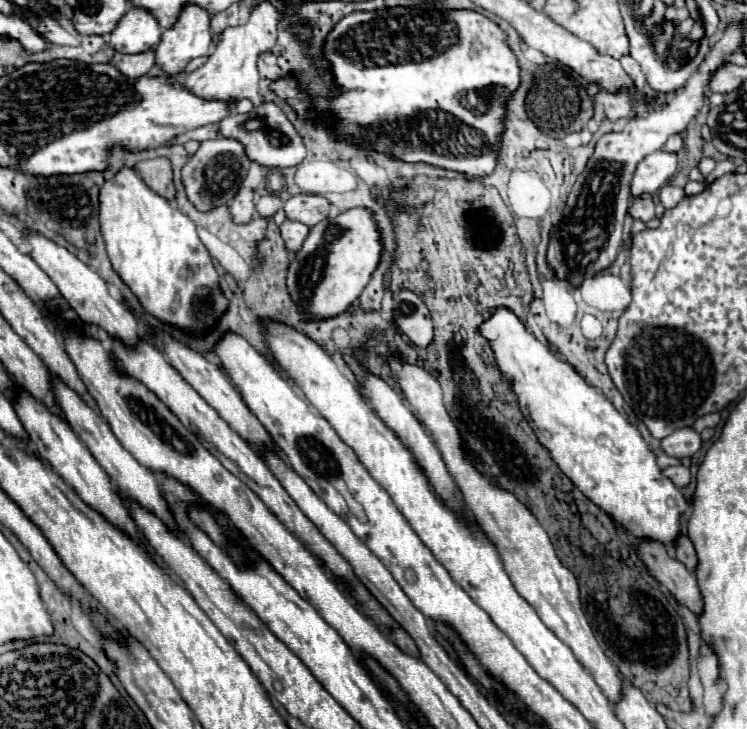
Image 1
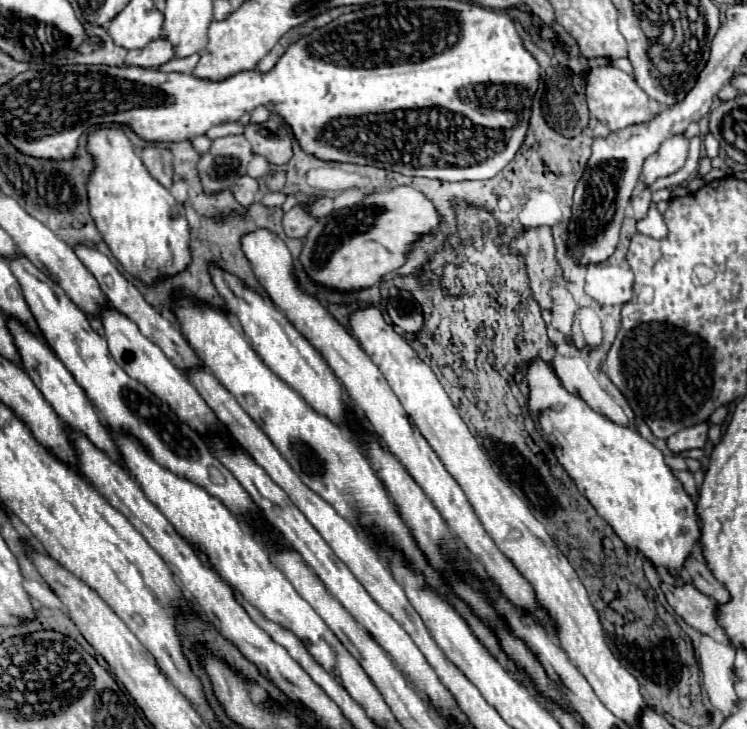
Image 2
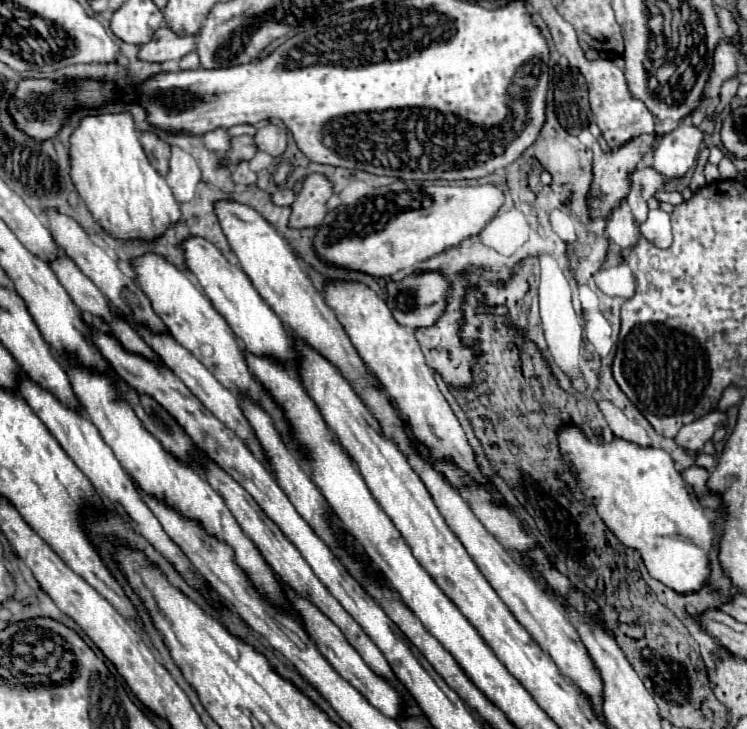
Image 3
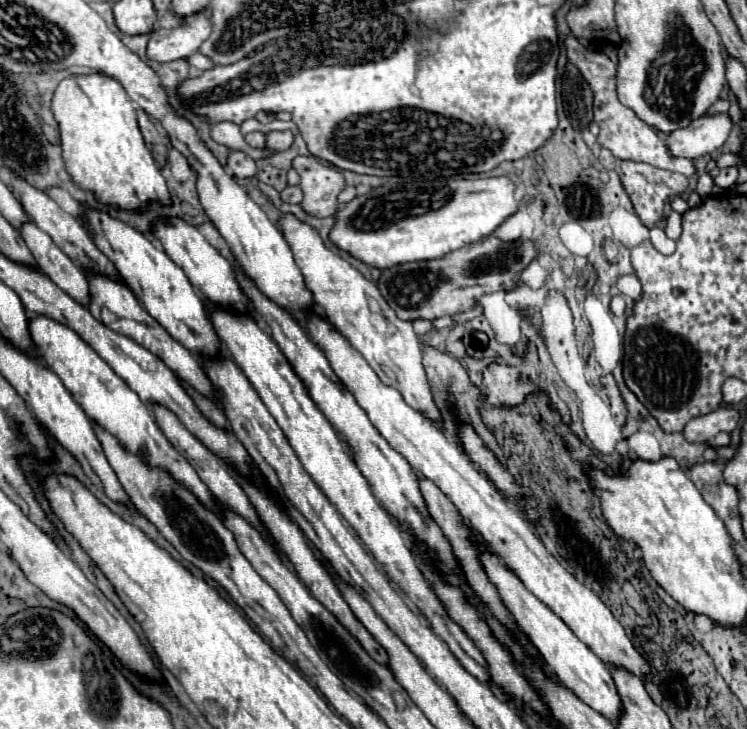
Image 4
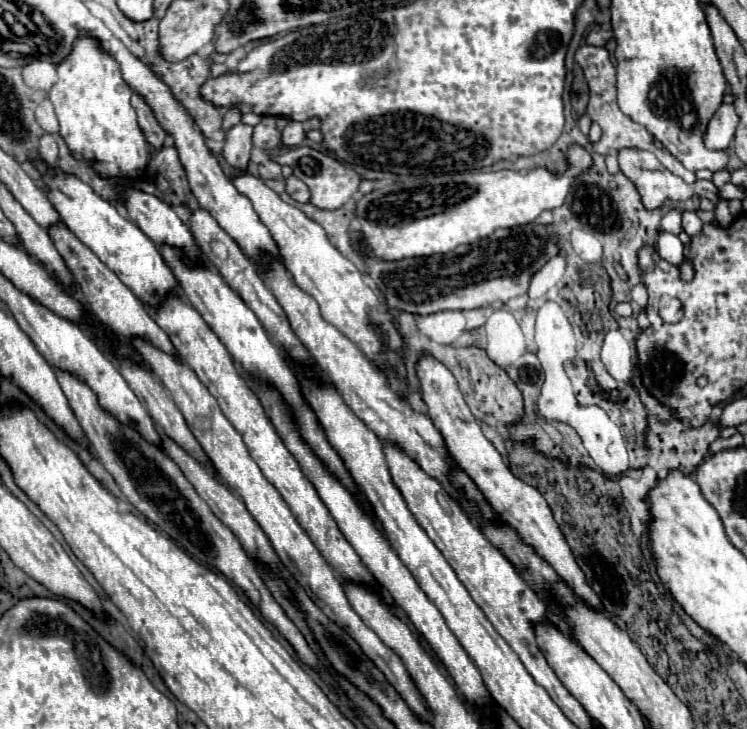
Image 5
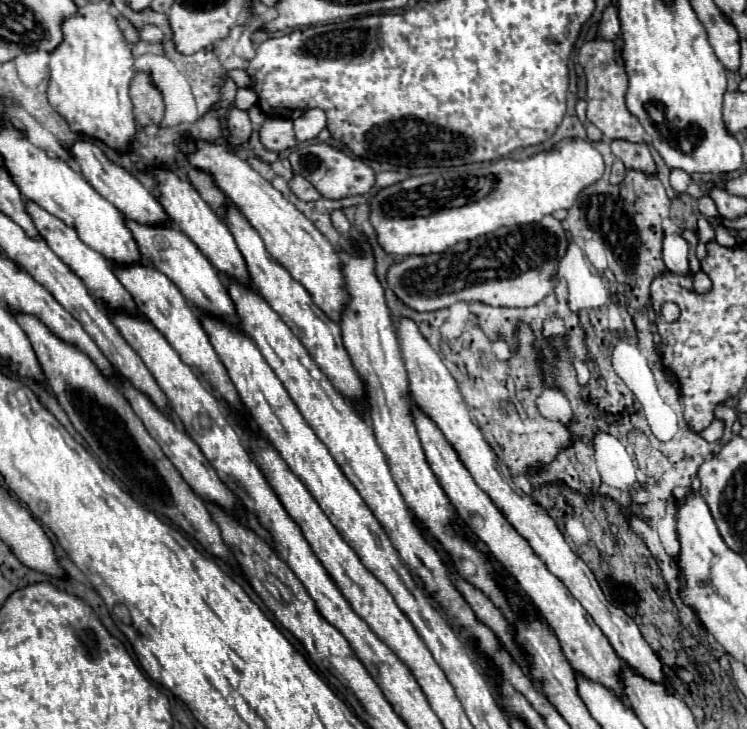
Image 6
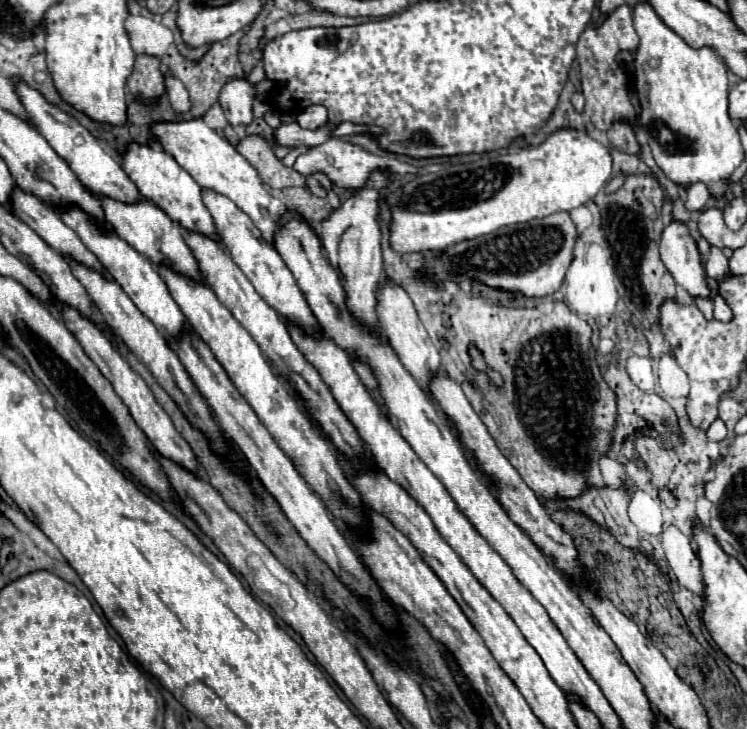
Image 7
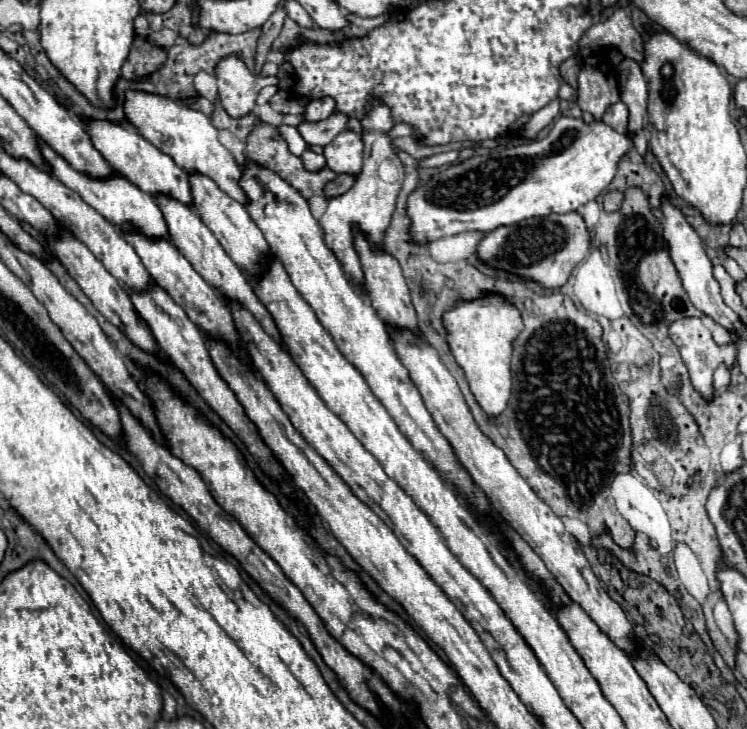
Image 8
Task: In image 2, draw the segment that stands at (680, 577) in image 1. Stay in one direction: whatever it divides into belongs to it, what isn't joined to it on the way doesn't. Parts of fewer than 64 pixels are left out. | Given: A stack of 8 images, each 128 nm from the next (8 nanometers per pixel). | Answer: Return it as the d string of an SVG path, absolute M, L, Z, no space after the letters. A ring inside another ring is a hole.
M662 584L662 592L668 600L668 604L674 608L674 612L694 630L700 634L706 634L714 638L720 644L730 644L728 634L718 624L718 606L708 598L706 594L700 594L692 584L686 584L682 588L672 588Z

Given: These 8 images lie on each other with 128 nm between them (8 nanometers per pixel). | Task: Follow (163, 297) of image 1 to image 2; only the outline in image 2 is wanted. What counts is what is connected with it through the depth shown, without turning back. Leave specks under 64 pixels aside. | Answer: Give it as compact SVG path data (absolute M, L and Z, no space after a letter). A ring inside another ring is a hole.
M122 126L96 128L88 134L86 150L94 156L94 170L86 184L90 216L126 272L154 284L162 274L184 270L190 262L190 226L184 208L168 188L152 178Z

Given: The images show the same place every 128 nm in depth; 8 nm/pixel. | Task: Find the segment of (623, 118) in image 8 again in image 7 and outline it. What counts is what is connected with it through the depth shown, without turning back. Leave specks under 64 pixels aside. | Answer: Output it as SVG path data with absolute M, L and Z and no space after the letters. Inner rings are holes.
M616 120L612 124L612 128L608 130L608 140L620 152L628 152L628 154L638 154L640 152L640 144L636 142L632 126L626 120Z

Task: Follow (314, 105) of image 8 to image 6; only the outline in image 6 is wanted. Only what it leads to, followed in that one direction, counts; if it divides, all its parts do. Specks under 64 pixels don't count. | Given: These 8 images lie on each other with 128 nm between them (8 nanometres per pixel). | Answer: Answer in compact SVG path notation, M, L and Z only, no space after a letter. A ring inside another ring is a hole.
M318 108L306 110L300 118L294 120L294 132L296 132L298 142L306 142L306 140L316 138L322 128L326 128L326 114Z

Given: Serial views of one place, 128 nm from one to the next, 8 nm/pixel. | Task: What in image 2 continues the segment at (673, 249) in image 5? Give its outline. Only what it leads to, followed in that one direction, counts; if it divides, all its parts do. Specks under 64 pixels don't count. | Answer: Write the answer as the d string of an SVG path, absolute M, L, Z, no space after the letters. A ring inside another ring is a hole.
M656 204L650 206L648 210L648 216L644 220L638 222L638 232L640 234L646 234L650 238L656 238L656 240L662 240L668 236L668 228L666 228L666 222L664 222L664 216L656 210Z

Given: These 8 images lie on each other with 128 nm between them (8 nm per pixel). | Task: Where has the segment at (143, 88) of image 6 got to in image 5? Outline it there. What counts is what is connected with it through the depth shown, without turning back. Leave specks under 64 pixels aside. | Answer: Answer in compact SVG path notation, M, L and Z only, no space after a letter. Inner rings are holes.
M134 92L134 96L132 96L132 106L134 106L136 114L138 114L138 124L140 124L142 132L144 132L144 136L146 136L148 144L150 144L152 148L160 148L160 146L164 144L166 132L164 132L164 128L158 124L158 120L154 118L152 108L146 104L146 100L144 100L138 92Z

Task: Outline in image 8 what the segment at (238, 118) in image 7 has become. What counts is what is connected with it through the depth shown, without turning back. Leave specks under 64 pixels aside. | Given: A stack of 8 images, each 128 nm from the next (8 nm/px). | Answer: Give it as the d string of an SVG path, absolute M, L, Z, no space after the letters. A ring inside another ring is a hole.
M236 54L224 56L216 64L216 80L220 102L232 118L240 118L252 112L258 92L264 86L279 83L277 76L261 78L252 74Z

